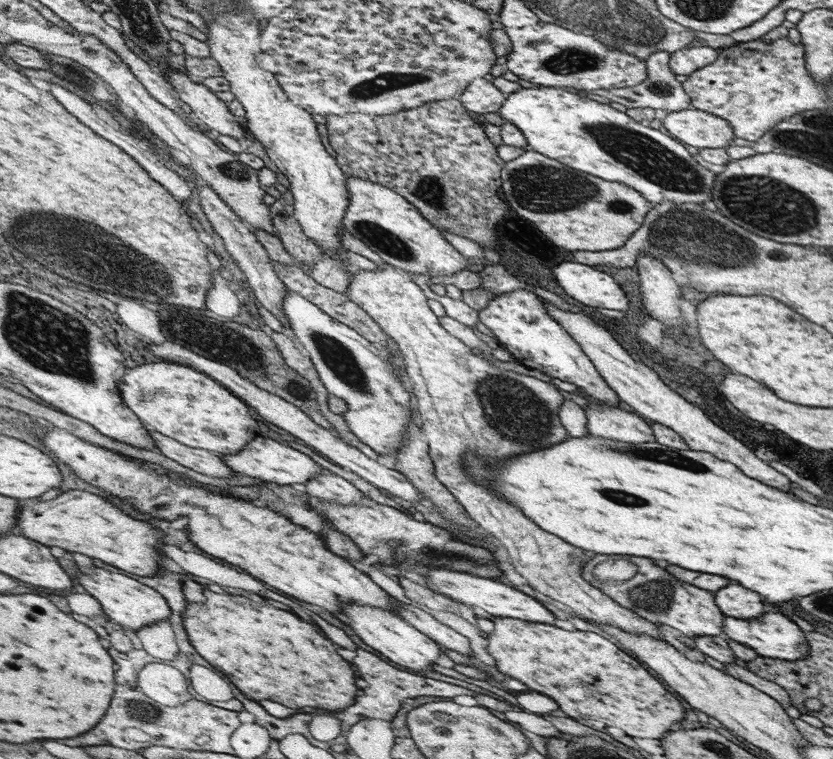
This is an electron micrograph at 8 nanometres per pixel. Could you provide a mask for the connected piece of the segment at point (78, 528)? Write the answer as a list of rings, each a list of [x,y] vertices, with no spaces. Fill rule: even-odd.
[[[68,490],[52,500],[36,500],[26,504],[22,506],[22,514],[18,514],[18,528],[26,534],[26,538],[98,558],[133,575],[154,576],[160,570],[156,564],[156,554],[164,535],[150,524],[122,514],[116,506],[90,492]]]

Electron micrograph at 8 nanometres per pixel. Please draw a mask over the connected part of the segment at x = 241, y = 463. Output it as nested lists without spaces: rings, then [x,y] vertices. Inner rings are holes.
[[[261,435],[248,442],[240,453],[220,455],[220,457],[225,460],[226,464],[229,464],[230,468],[233,468],[234,473],[252,476],[252,478],[258,478],[266,483],[276,482],[276,484],[292,485],[300,482],[305,484],[307,480],[314,478],[324,470],[303,452]]]

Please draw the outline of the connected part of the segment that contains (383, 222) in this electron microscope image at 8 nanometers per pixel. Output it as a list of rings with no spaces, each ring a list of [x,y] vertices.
[[[354,174],[347,176],[347,186],[349,208],[345,212],[345,229],[360,238],[386,264],[413,275],[427,272],[431,276],[448,276],[466,270],[466,266],[473,261],[460,254],[401,194]]]

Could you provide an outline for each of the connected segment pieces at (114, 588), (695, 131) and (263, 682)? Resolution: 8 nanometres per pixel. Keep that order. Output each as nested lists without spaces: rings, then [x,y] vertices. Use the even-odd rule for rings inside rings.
[[[96,567],[93,573],[78,572],[78,582],[82,584],[84,590],[91,594],[104,609],[104,614],[116,626],[130,628],[132,631],[153,625],[154,621],[168,621],[170,618],[170,608],[166,600],[153,589],[146,586],[146,583],[138,582],[138,579],[125,574],[116,574],[112,568]]]
[[[688,108],[660,116],[667,134],[694,148],[727,148],[735,137],[726,120],[702,110]]]
[[[208,588],[202,594],[206,596],[204,604],[188,602],[184,610],[188,640],[202,658],[224,672],[250,700],[272,700],[288,708],[310,706],[324,710],[342,710],[354,704],[358,688],[354,686],[350,664],[336,654],[334,644],[318,634],[312,624],[292,612],[264,606],[244,596],[216,594]],[[318,678],[338,688],[322,688],[322,692],[326,690],[330,694],[312,694],[310,686]]]

